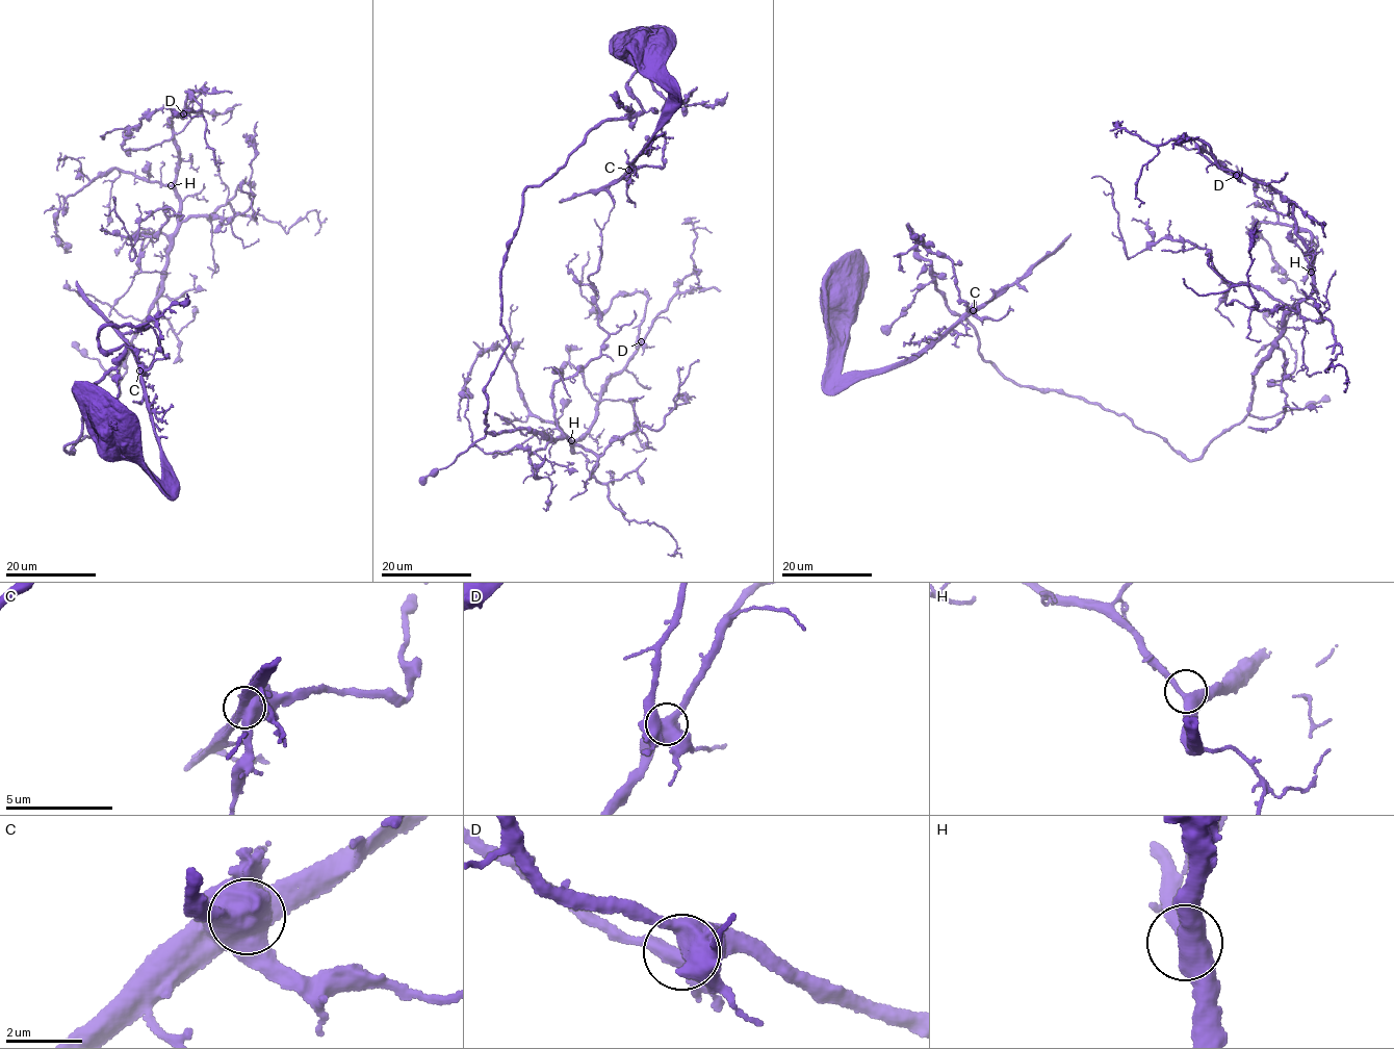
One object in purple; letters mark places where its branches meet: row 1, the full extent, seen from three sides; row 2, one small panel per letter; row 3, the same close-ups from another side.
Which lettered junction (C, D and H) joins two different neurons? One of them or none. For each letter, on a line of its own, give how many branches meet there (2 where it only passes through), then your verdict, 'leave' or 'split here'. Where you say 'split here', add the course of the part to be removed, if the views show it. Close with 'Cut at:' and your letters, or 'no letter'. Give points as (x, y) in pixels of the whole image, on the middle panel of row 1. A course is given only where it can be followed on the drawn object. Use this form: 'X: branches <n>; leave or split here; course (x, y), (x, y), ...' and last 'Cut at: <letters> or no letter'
C: branches 4; split here; course (629, 169), (663, 165), (644, 72), (625, 85), (639, 116), (523, 193), (486, 430), (573, 451), (695, 282)
D: branches 4; leave
H: branches 3; leave
Cut at: C

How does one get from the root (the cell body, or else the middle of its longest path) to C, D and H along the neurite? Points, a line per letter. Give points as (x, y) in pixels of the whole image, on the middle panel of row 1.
C: (636, 50), (631, 49), (648, 59), (661, 76), (669, 97), (668, 120), (629, 169)
D: (636, 50), (663, 165), (641, 71), (525, 189), (486, 430), (573, 451), (641, 341)
H: (636, 50), (668, 120), (631, 164), (663, 165), (637, 72), (500, 270), (486, 430), (571, 440)

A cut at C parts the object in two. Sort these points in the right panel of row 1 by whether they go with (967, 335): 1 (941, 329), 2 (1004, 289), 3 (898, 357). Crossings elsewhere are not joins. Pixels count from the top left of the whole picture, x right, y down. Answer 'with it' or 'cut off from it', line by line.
1: with it
2: with it
3: with it

